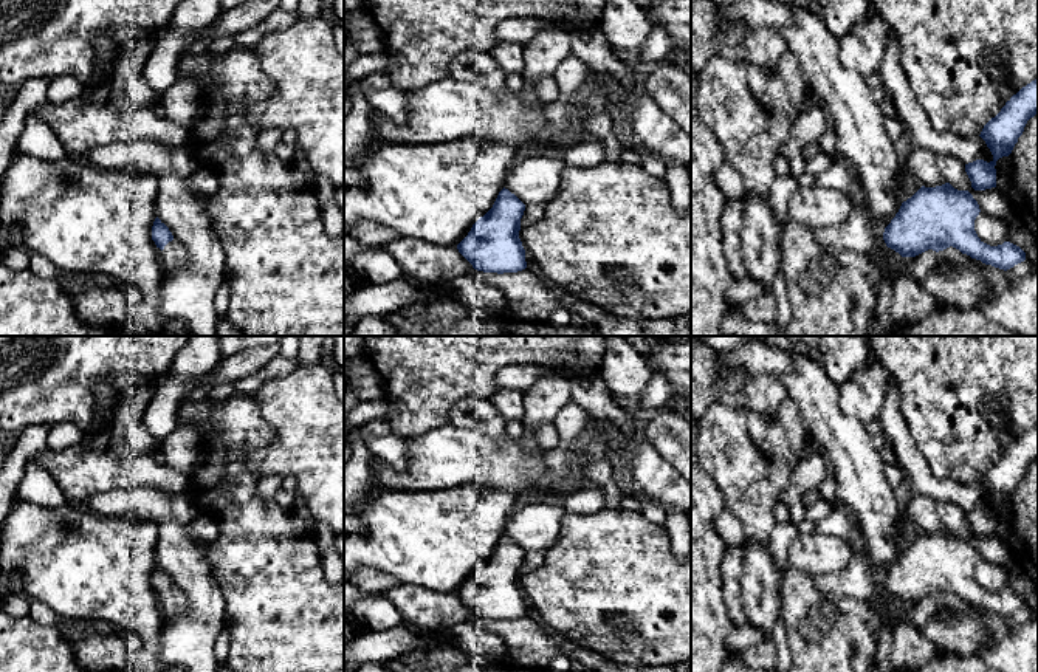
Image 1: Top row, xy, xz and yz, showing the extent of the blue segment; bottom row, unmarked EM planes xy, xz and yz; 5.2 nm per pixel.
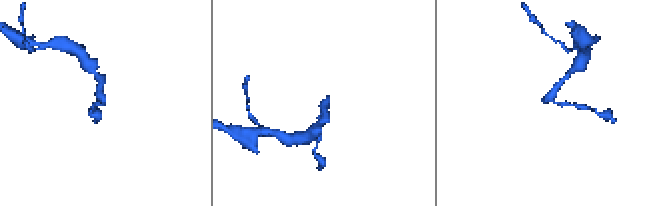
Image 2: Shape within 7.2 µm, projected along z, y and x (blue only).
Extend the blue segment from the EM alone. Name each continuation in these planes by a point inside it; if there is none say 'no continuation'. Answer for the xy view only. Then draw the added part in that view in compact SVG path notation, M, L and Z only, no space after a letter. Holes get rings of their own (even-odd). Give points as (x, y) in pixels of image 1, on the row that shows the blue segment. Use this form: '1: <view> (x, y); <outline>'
1: xy (172, 256); M172 240L161 251L160 260L163 263L163 269L167 271L167 269L174 269L184 265L186 257L187 254L184 248L181 246L181 243L177 240Z

